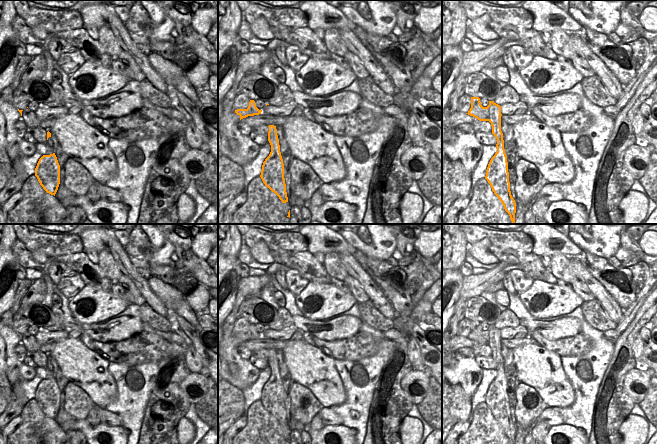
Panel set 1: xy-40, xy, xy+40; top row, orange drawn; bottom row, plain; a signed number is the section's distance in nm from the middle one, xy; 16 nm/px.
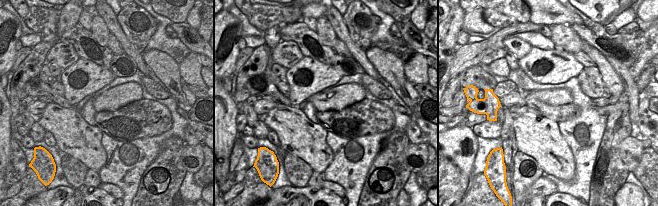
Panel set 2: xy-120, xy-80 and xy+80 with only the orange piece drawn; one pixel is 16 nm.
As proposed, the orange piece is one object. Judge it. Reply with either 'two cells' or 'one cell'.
one cell

